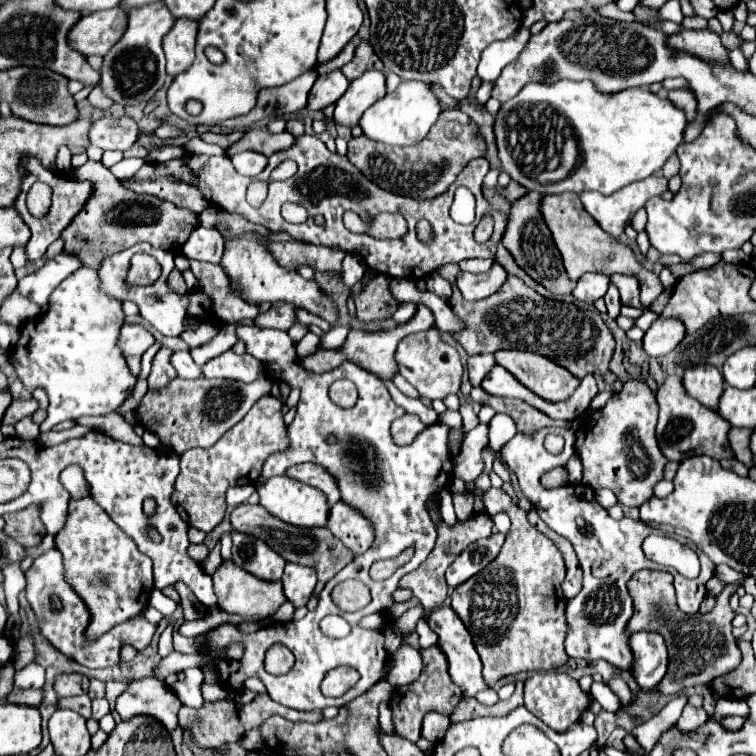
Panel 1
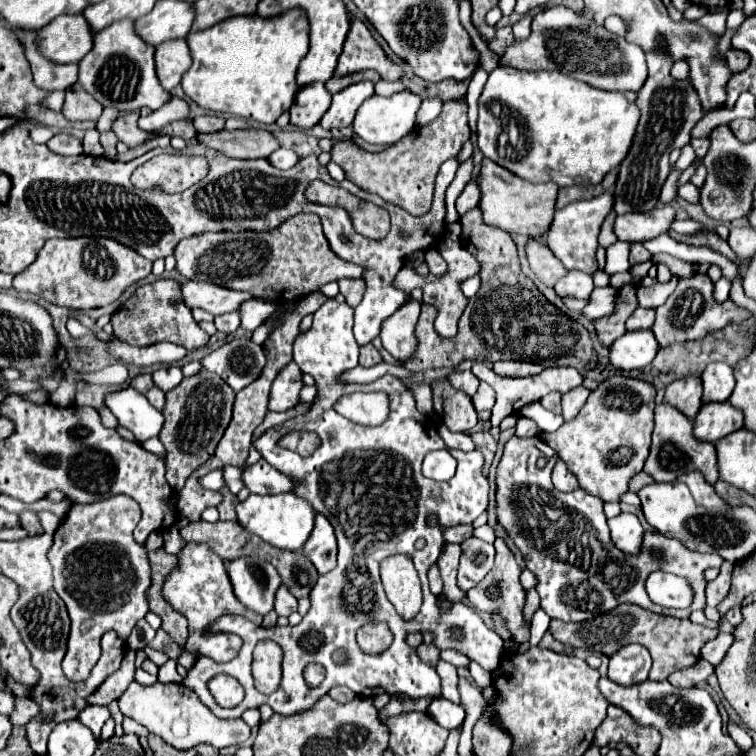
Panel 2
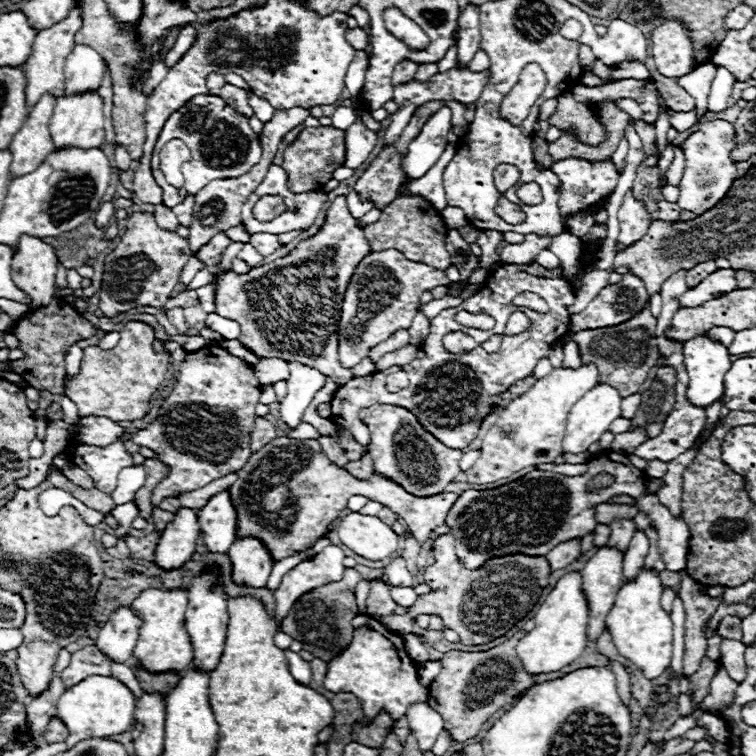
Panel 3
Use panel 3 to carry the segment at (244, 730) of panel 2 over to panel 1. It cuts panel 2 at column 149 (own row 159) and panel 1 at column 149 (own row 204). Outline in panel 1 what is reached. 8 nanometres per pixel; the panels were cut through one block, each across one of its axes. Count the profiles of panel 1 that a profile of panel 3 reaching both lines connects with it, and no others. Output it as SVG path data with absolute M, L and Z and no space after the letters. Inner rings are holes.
M144 678L128 686L124 694L116 700L116 712L122 720L128 720L138 714L156 716L170 732L178 726L178 710L180 700L176 694L160 680Z

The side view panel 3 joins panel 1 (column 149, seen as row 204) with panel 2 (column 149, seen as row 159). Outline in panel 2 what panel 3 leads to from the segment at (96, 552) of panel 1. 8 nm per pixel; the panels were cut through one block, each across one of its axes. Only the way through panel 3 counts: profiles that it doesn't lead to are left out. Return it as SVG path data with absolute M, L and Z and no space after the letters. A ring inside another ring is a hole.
M118 494L94 504L72 504L64 522L58 526L54 534L54 546L50 548L48 558L50 558L50 564L54 566L54 590L66 602L66 608L72 620L68 650L62 660L62 670L72 682L84 682L90 676L92 668L96 666L100 658L100 638L106 630L114 630L118 632L122 640L126 640L134 624L142 620L148 612L148 602L144 596L148 588L148 580L150 580L150 568L148 568L148 556L146 556L148 552L132 536L132 530L136 528L138 522L140 522L140 506L136 504L136 500L132 500L126 494Z

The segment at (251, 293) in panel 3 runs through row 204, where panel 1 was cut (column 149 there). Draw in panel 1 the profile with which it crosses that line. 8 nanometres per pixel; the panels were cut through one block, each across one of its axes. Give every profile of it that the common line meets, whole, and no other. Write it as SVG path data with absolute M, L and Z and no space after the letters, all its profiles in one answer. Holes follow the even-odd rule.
M124 324L120 332L120 350L128 362L128 368L134 372L134 376L140 374L140 360L142 354L154 344L152 332L148 332L140 324Z

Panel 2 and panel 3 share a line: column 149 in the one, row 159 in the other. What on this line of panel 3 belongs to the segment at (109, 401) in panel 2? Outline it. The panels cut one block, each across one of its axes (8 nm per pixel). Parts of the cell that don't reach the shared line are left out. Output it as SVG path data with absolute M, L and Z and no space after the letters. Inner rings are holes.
M446 106L428 118L416 140L408 144L408 152L402 160L404 178L418 180L436 164L426 160L438 160L442 156L444 146L448 142L448 132L452 128L450 120L452 120L452 112Z

